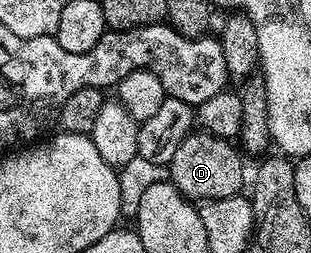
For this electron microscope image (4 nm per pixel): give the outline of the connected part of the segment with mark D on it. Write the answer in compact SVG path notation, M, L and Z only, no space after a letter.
M191 132L184 140L180 140L180 148L176 148L176 156L172 156L168 167L168 178L184 197L191 200L227 198L228 196L239 193L243 189L241 157L243 158L243 155L233 141L227 140L220 135Z

